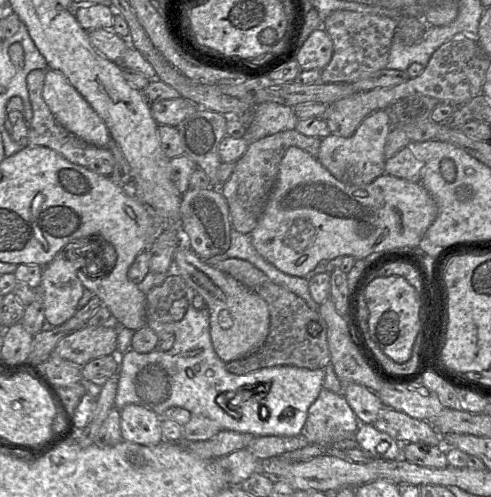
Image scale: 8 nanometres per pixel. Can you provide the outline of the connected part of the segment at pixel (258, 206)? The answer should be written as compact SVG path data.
M295 129L249 143L245 153L235 162L229 179L219 187L228 204L232 228L242 234L250 234L256 227L276 183L280 162L288 148L300 148L317 158L320 143L321 138L302 135Z

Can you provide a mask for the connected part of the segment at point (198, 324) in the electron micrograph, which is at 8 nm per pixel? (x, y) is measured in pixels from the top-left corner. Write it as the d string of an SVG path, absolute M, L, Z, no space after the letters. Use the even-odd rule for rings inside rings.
M192 304L189 305L185 316L175 324L175 334L174 334L174 344L172 348L168 351L163 351L155 349L148 353L138 353L132 348L124 352L119 356L119 377L118 377L118 387L117 393L114 401L114 407L118 410L122 409L127 404L136 404L143 406L156 414L162 416L167 409L170 407L182 407L191 412L192 415L201 415L210 418L218 423L221 429L232 430L241 433L249 433L255 437L264 436L298 436L302 433L304 425L308 417L308 410L313 402L319 396L321 390L323 389L323 383L325 378L324 369L306 369L295 366L272 366L266 367L259 370L255 370L248 374L237 375L230 373L226 367L225 362L219 358L214 350L210 337L210 325L209 325L209 311L206 307L202 309L196 309Z

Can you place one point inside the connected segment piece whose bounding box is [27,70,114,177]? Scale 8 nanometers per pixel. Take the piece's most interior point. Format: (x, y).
(44, 130)

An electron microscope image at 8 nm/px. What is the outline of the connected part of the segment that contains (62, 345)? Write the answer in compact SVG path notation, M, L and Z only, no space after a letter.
M117 321L101 327L85 326L70 332L56 344L51 355L82 367L89 361L117 351Z

